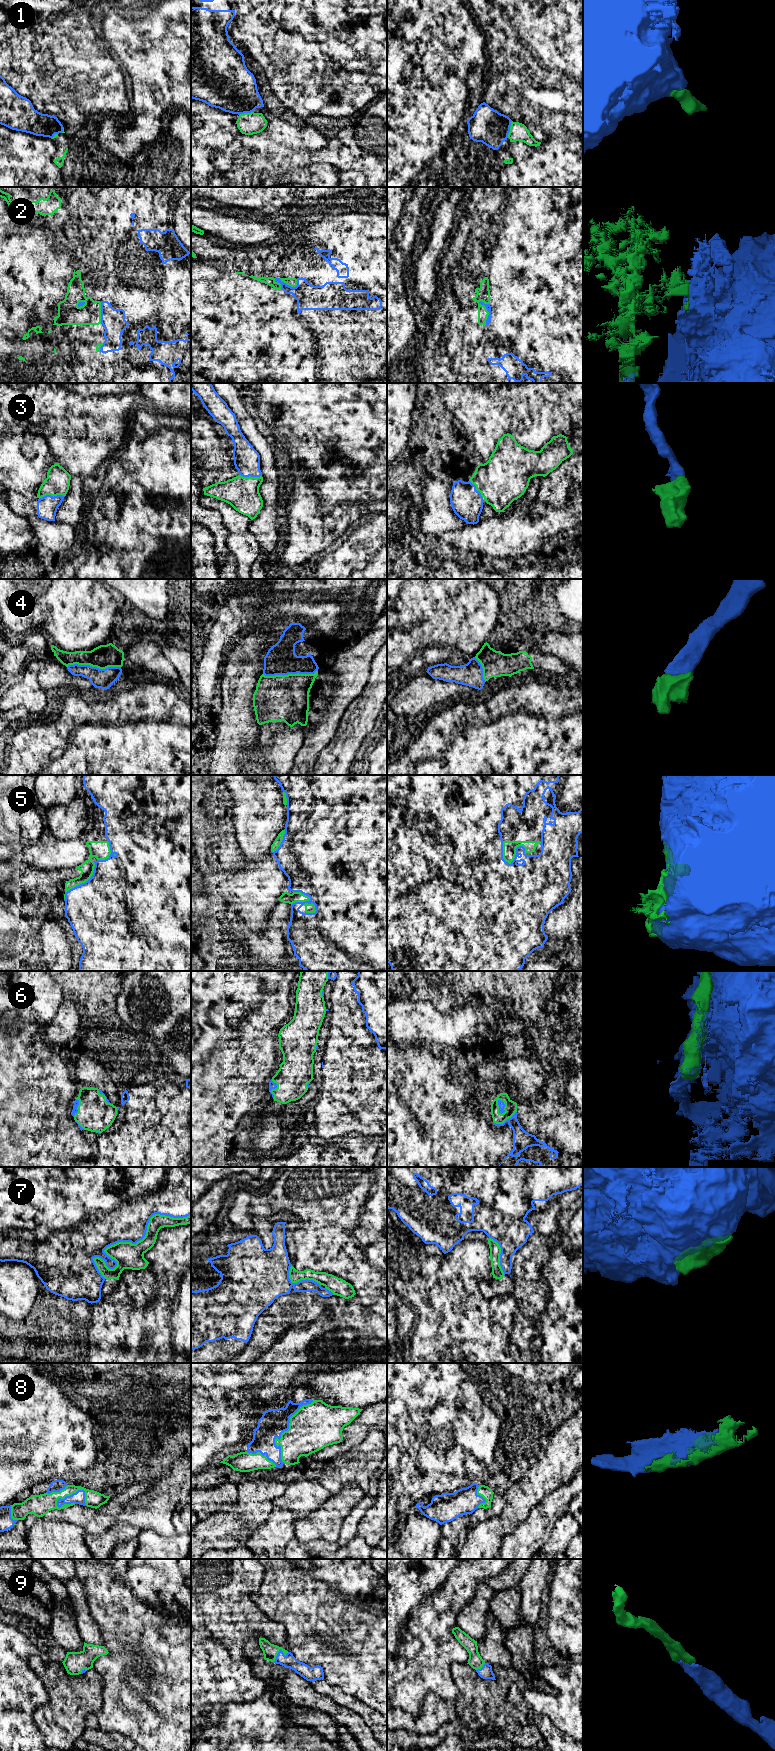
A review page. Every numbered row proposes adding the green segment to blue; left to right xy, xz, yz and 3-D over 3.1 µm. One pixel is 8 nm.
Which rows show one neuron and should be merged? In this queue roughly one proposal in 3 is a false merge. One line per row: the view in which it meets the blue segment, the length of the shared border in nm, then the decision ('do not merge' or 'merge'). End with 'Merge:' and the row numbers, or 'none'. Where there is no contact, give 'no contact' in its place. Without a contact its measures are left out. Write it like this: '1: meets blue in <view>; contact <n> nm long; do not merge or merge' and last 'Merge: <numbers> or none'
1: meets blue in yz; contact 140 nm long; merge
2: meets blue in yz; contact 200 nm long; do not merge
3: meets blue in xy; contact 220 nm long; merge
4: meets blue in xz; contact 440 nm long; merge
5: meets blue in xz; contact 260 nm long; merge
6: meets blue in yz; contact 130 nm long; do not merge
7: meets blue in xy; contact 850 nm long; do not merge
8: meets blue in xz; contact 550 nm long; merge
9: meets blue in xz; contact 150 nm long; merge
Merge: 1, 3, 4, 5, 8, 9

